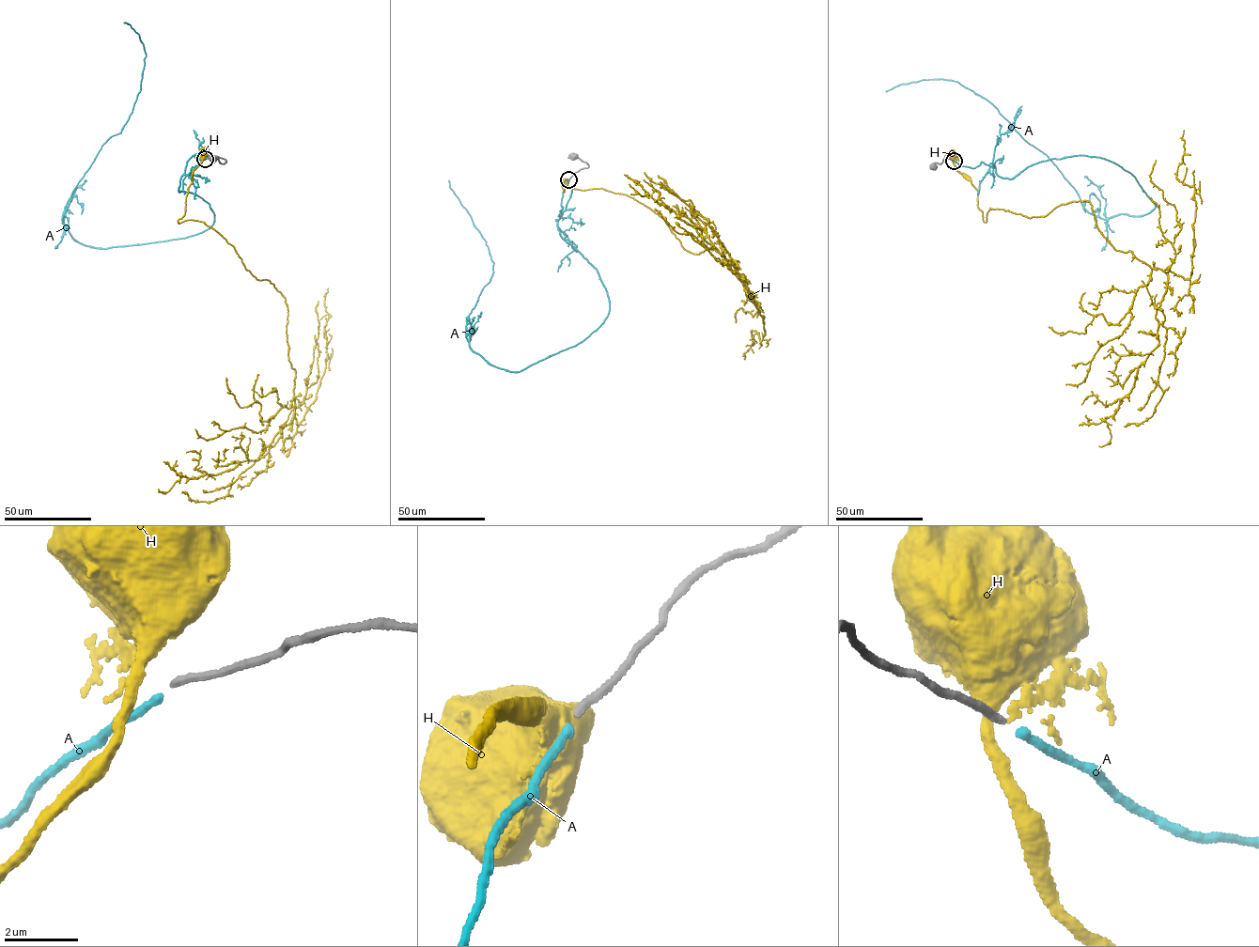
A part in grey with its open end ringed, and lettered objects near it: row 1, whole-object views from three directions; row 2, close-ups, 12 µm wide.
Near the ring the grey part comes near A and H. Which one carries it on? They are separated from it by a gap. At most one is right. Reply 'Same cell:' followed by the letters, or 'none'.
Same cell: none

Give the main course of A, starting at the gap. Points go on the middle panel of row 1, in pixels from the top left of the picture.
A: (568, 179), (558, 230), (610, 310), (519, 371), (470, 345), (493, 264), (448, 180)

